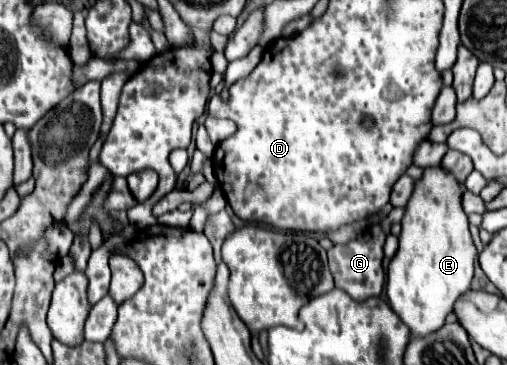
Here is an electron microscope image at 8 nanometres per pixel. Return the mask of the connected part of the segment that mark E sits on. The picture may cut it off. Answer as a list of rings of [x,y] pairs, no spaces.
[[[440,166],[426,168],[422,180],[416,182],[416,190],[406,204],[406,214],[402,218],[402,234],[400,234],[400,248],[388,266],[388,282],[386,282],[386,296],[390,308],[400,316],[400,320],[410,328],[410,338],[424,338],[428,334],[438,332],[446,324],[446,316],[454,310],[456,300],[470,290],[472,274],[474,274],[474,260],[476,248],[468,230],[468,218],[460,206],[462,188],[458,180],[452,180],[448,172]]]

